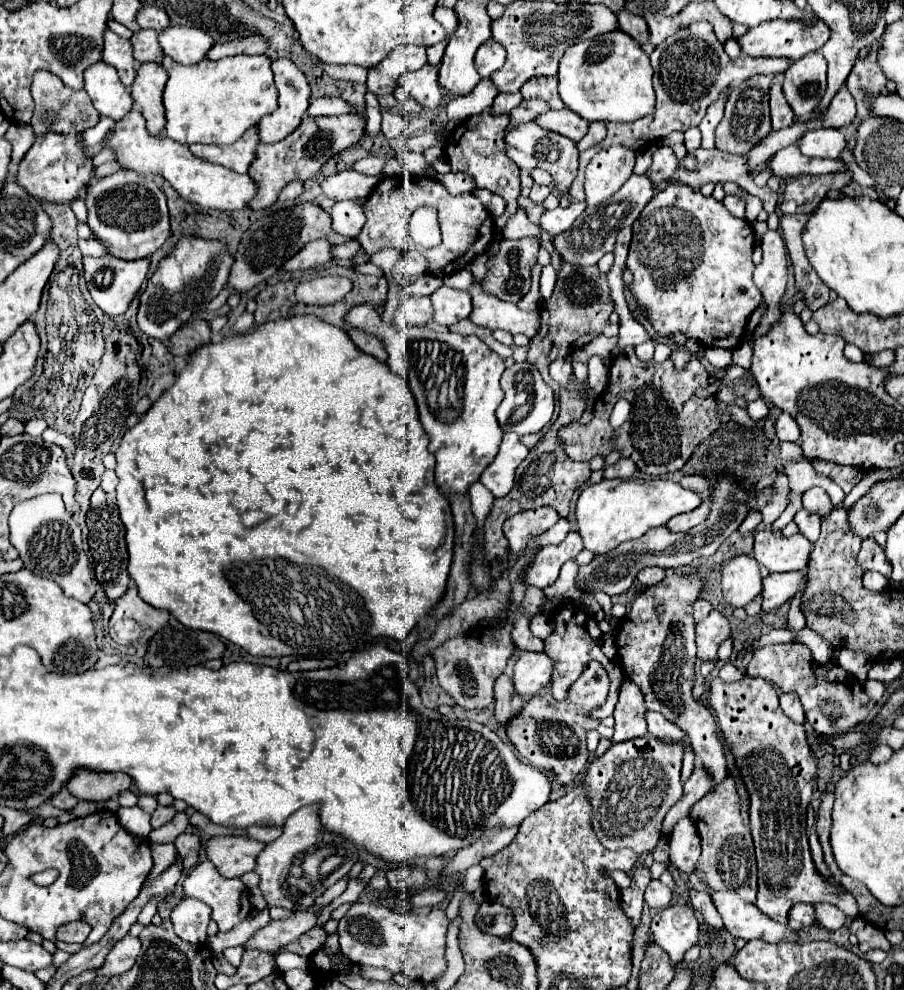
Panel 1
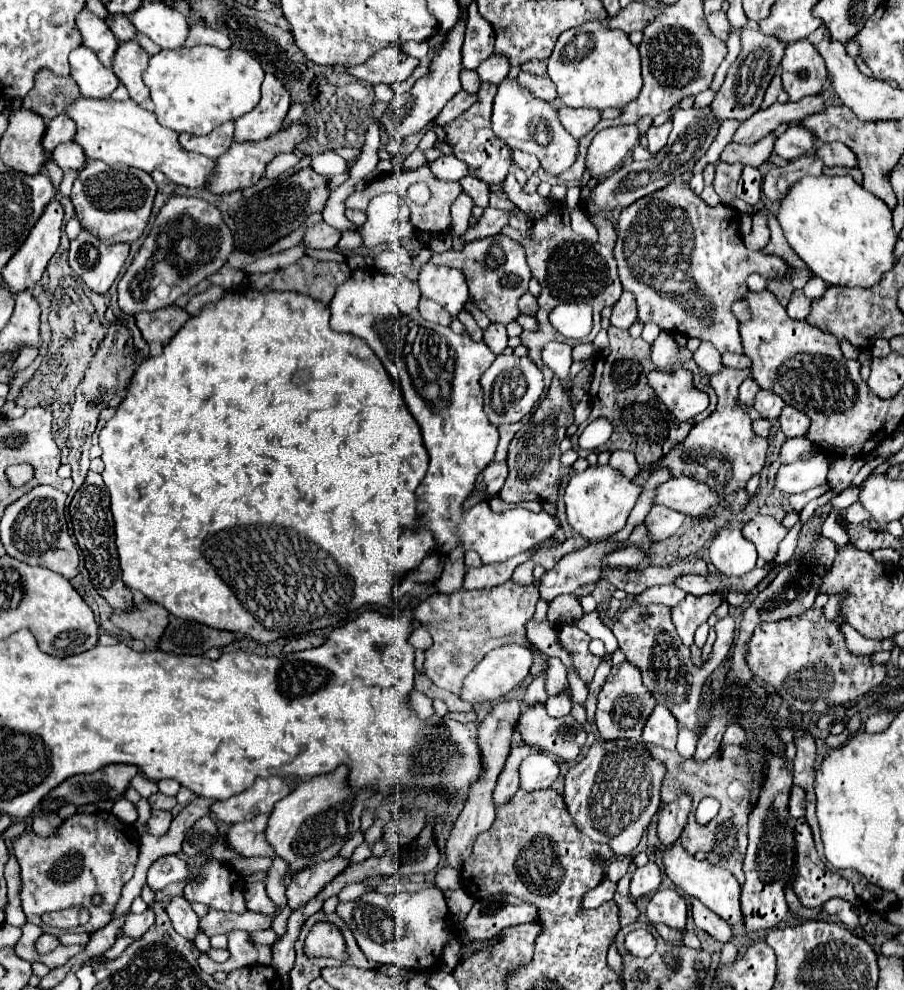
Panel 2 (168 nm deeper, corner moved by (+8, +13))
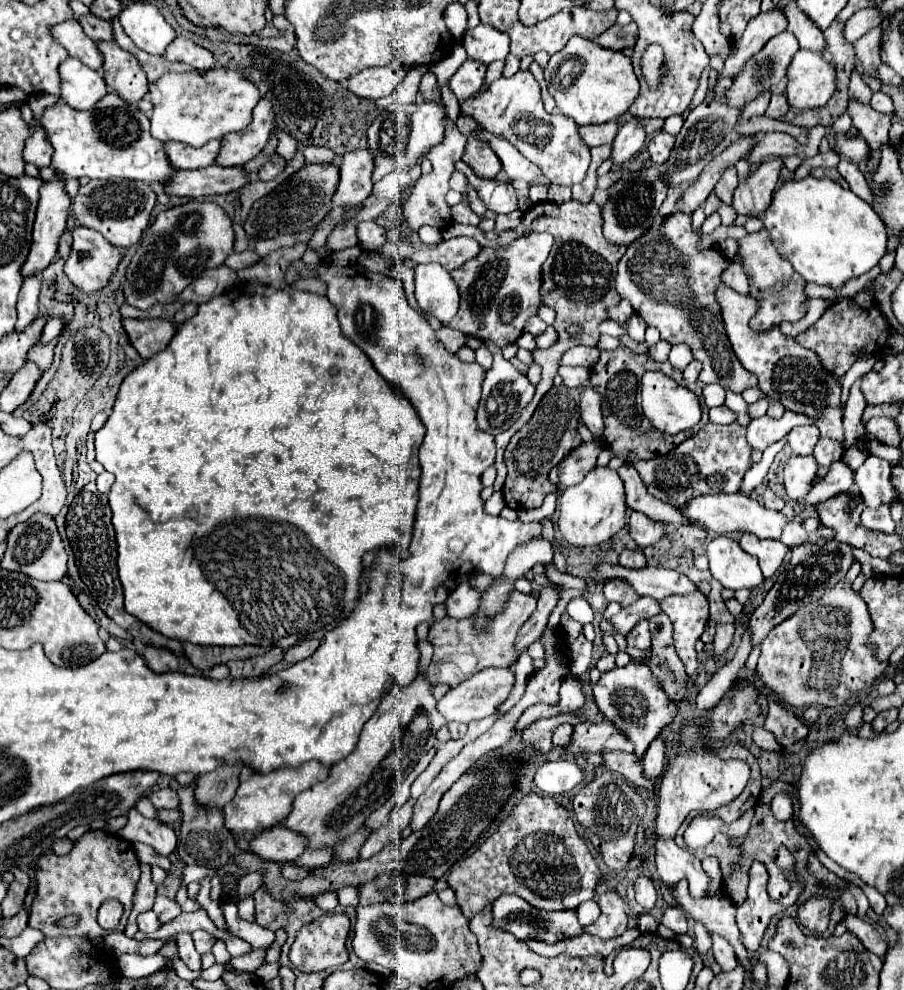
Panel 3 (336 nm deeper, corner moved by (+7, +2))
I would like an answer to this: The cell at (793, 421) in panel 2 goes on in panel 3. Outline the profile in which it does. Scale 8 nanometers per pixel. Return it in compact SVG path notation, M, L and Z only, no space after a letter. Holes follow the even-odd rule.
M796 426L788 432L788 446L794 454L806 456L812 454L816 442L818 442L818 430L816 426Z

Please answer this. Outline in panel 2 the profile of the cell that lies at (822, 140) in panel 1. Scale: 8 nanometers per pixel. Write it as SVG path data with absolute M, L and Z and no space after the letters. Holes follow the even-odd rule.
M789 125L789 129L777 137L773 153L787 161L793 161L793 159L813 151L813 147L815 147L815 137L809 131L805 131L799 125Z

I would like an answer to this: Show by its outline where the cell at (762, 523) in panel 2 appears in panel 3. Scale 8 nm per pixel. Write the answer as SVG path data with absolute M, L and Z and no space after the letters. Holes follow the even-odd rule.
M742 534L740 538L742 550L756 556L762 568L762 574L768 578L772 576L784 562L784 556L788 552L788 546L780 540L762 540L756 534Z

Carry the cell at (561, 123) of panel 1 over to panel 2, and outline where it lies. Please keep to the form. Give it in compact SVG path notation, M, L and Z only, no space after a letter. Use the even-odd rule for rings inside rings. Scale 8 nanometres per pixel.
M561 107L559 109L559 119L561 119L563 127L575 139L581 139L583 135L587 135L599 123L601 113L597 109L569 109L569 107Z

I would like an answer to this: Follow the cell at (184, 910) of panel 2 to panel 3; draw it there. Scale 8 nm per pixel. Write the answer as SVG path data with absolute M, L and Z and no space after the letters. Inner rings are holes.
M180 932L176 934L176 944L178 944L178 954L180 958L186 962L186 966L190 970L200 970L200 954L196 952L194 948L194 942L192 942L192 934L190 932Z

